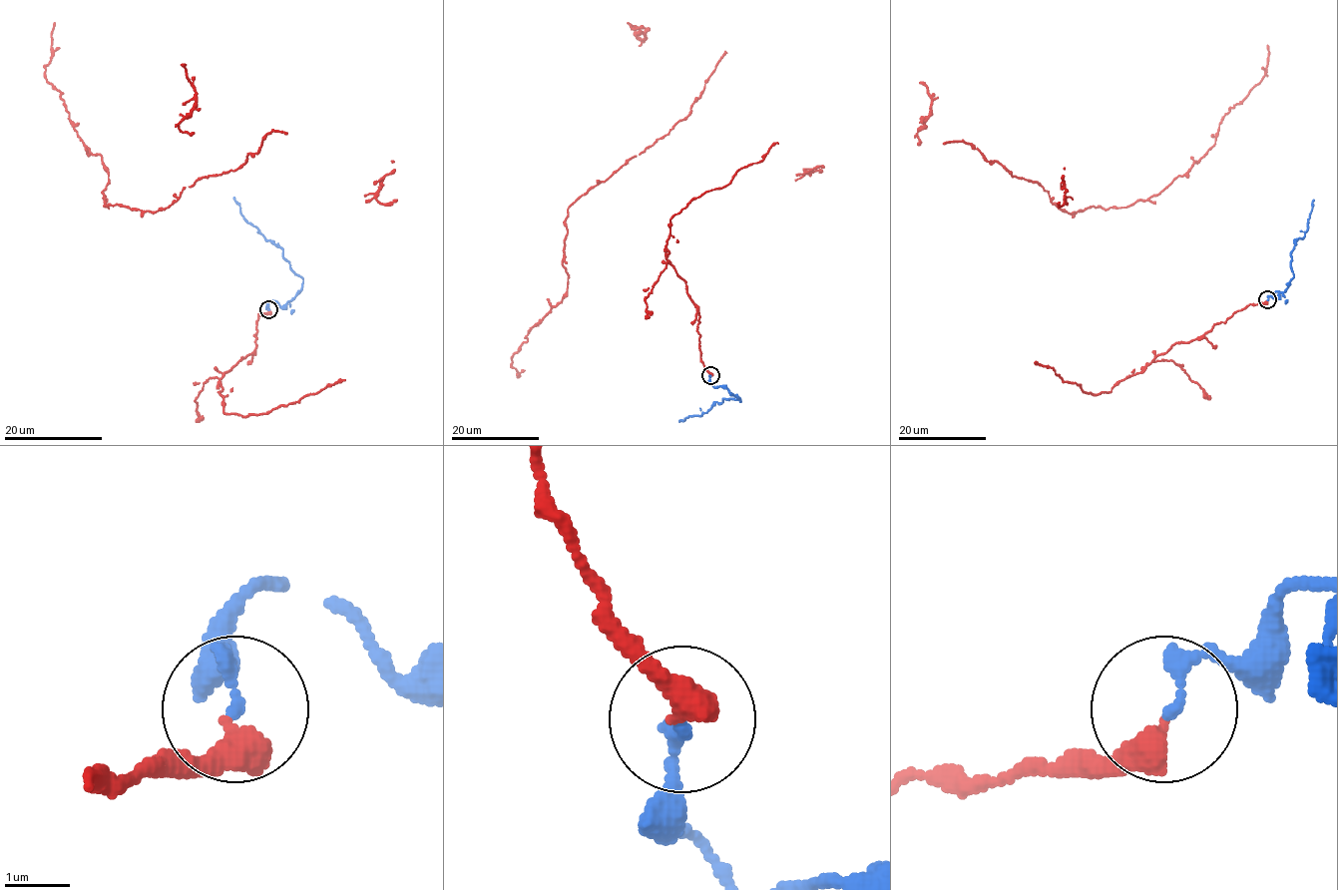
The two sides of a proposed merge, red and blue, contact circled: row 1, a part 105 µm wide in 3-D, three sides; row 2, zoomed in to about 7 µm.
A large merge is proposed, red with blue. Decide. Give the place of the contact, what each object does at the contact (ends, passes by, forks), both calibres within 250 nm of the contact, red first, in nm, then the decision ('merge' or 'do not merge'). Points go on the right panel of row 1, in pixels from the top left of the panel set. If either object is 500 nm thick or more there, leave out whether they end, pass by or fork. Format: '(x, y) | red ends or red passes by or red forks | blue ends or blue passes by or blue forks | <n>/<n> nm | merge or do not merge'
(1267, 299) | red ends | blue ends | 460/170 nm | merge

